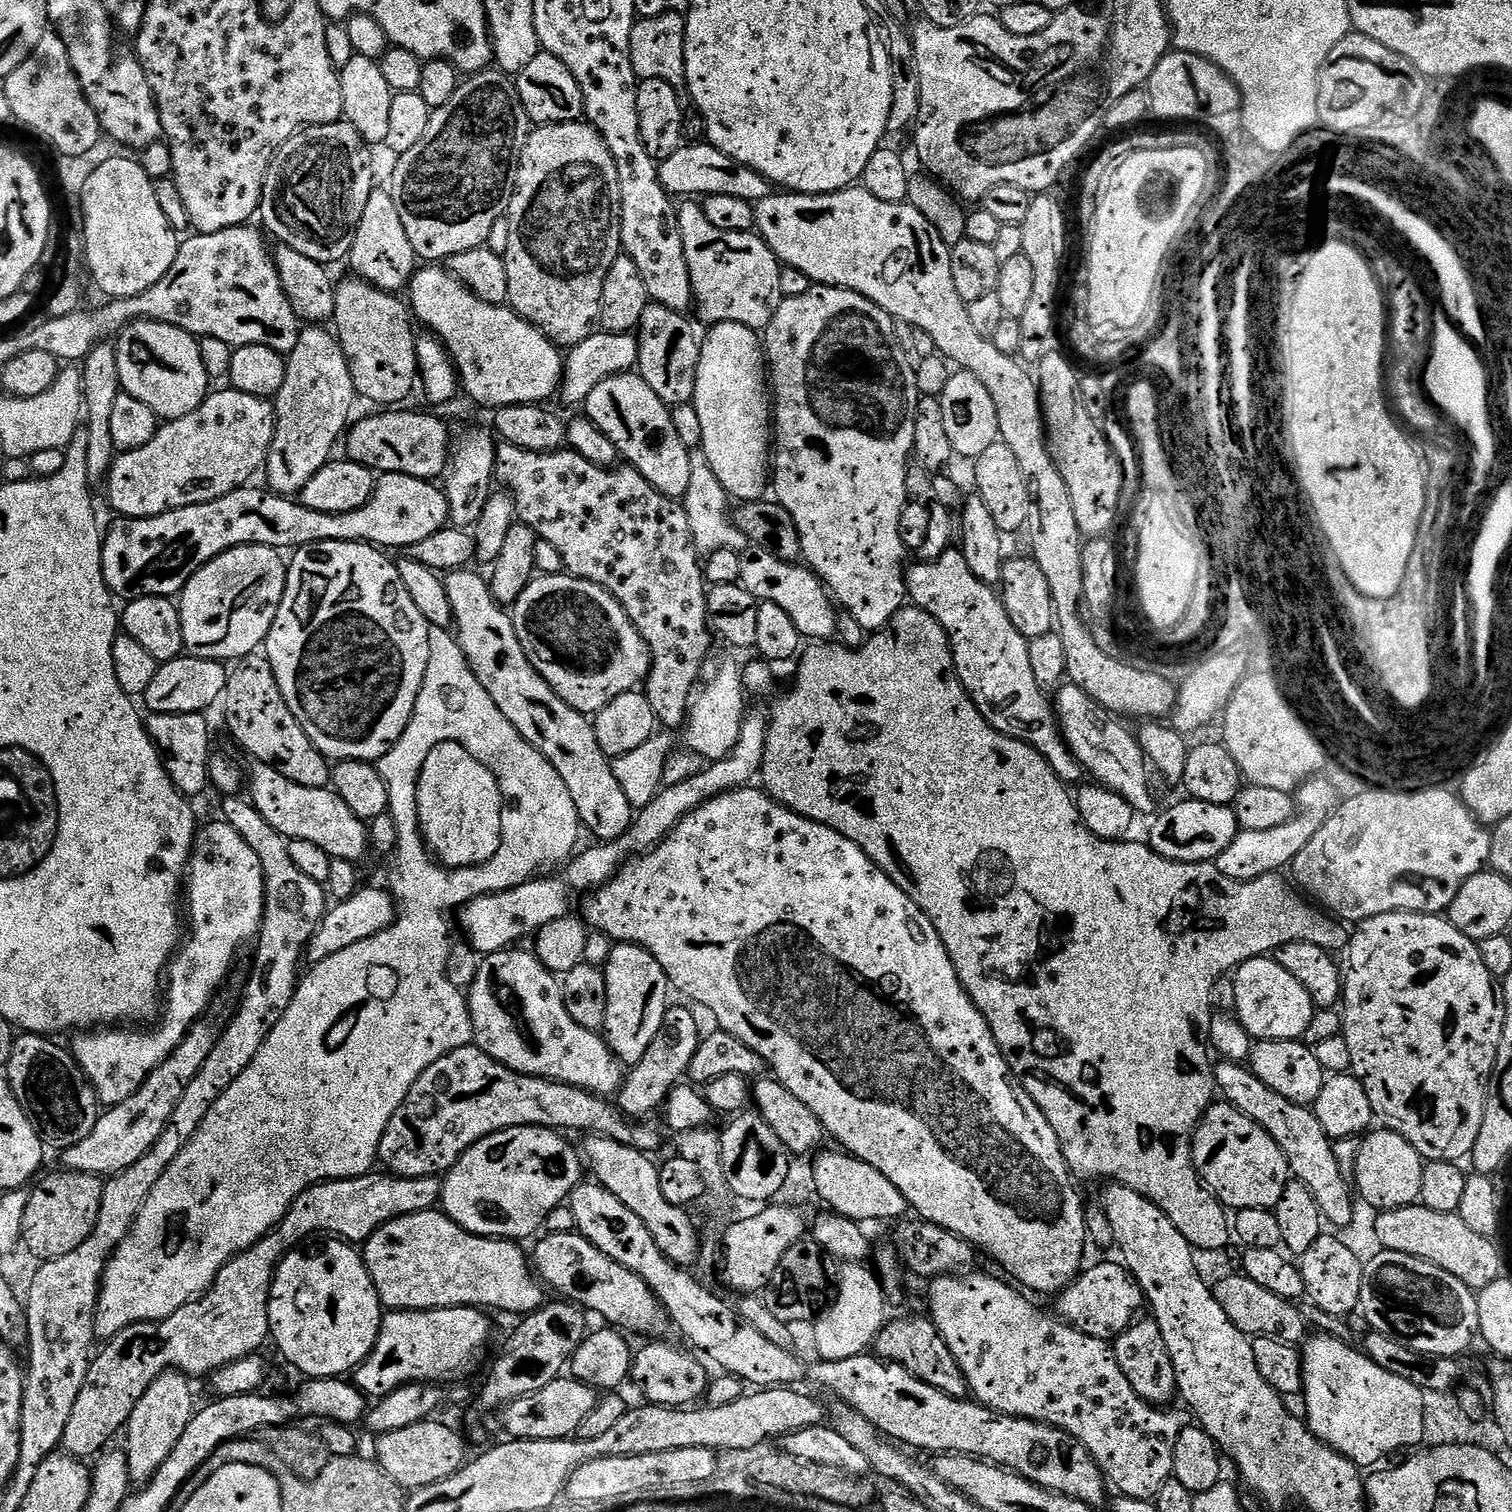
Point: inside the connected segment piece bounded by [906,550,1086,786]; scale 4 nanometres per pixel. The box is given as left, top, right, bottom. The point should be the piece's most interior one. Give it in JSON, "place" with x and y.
{"place":[992,660]}

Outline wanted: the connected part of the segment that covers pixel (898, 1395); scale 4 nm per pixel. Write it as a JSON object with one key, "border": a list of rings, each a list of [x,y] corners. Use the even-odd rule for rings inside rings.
{"border":[[[865,1354],[846,1358],[845,1360],[820,1360],[812,1368],[812,1380],[820,1388],[836,1395],[837,1401],[849,1404],[862,1418],[866,1418],[887,1439],[909,1449],[921,1448],[931,1454],[955,1454],[958,1456],[975,1456],[990,1464],[999,1464],[1009,1472],[1016,1472],[1022,1478],[1037,1484],[1048,1492],[1057,1492],[1069,1496],[1078,1502],[1099,1506],[1104,1500],[1104,1471],[1094,1462],[1092,1455],[1068,1432],[1038,1420],[1023,1420],[1020,1416],[1005,1416],[983,1404],[971,1399],[955,1400],[922,1382],[913,1372],[895,1362],[889,1362],[875,1354]]]}

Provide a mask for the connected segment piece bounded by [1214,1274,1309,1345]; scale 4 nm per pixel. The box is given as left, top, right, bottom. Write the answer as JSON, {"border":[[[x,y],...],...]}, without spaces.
{"border":[[[1228,1276],[1214,1284],[1214,1291],[1218,1306],[1226,1310],[1226,1318],[1230,1318],[1230,1322],[1234,1322],[1234,1326],[1238,1326],[1238,1330],[1249,1338],[1274,1336],[1287,1344],[1299,1345],[1309,1335],[1308,1324],[1293,1301],[1278,1298],[1278,1294],[1266,1290],[1266,1286],[1258,1286],[1258,1282],[1248,1276]]]}

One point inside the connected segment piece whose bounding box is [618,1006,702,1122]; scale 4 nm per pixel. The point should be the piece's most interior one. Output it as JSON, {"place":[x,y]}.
{"place":[647,1085]}

